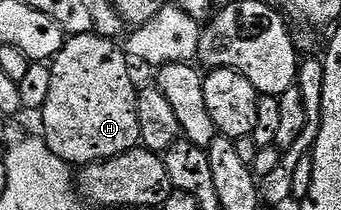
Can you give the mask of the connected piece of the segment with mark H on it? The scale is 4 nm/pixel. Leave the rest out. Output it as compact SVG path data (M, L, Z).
M76 33L64 40L61 51L50 62L49 99L45 99L41 110L41 136L53 151L53 155L57 155L72 167L82 167L98 161L108 161L122 153L128 153L140 144L137 119L139 95L137 84L135 85L134 79L131 78L131 69L127 64L129 58L118 40L96 33Z

